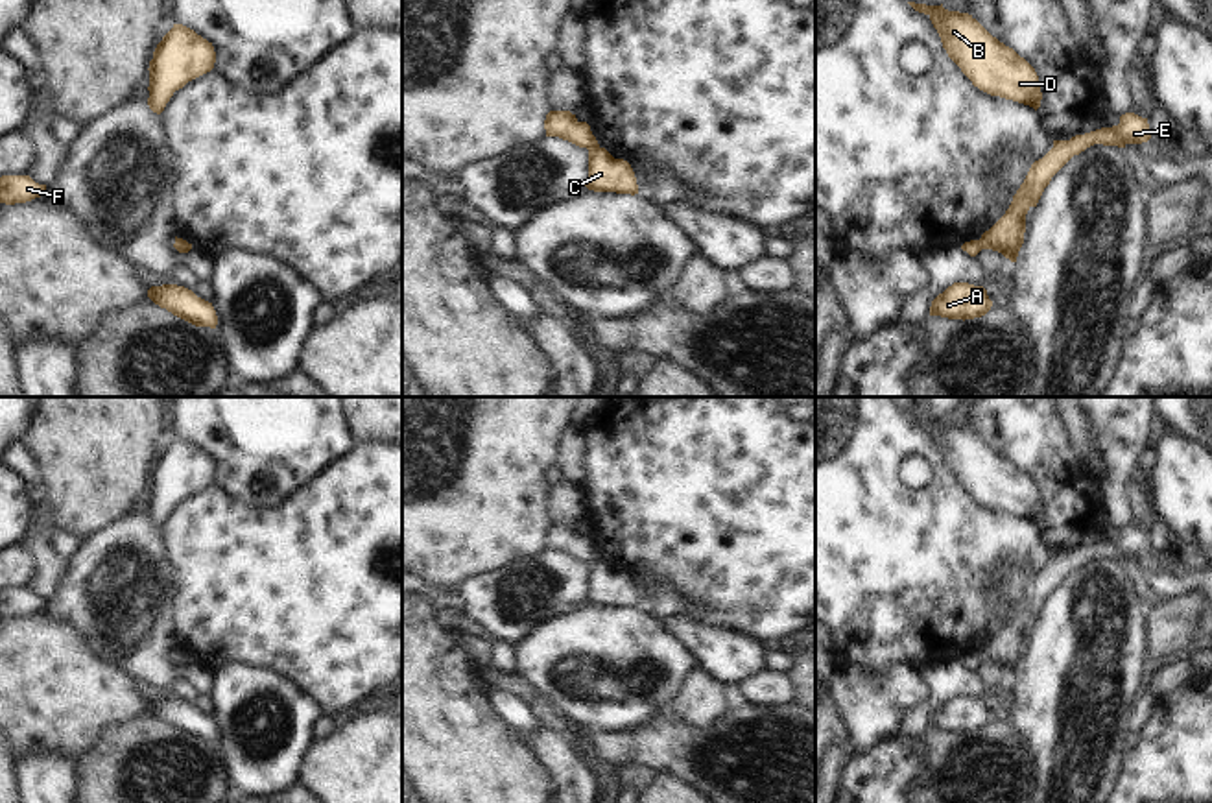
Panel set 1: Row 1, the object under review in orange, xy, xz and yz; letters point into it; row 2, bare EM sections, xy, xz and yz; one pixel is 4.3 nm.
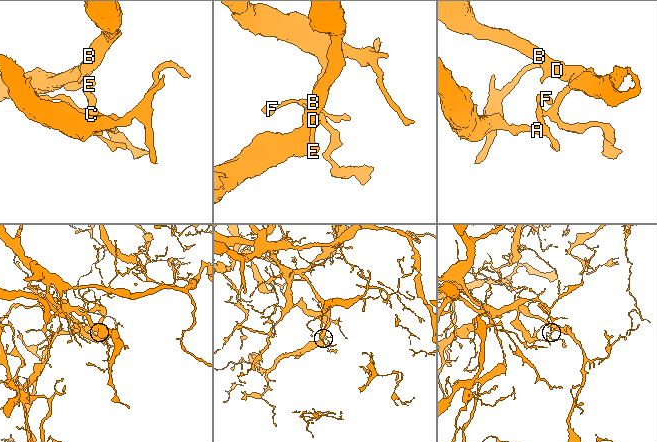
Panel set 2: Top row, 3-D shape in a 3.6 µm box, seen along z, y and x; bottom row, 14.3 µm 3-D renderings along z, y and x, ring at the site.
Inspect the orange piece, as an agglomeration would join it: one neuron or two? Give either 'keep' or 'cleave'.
cleave

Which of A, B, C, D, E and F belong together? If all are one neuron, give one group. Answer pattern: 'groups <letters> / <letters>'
groups A F / B C D E

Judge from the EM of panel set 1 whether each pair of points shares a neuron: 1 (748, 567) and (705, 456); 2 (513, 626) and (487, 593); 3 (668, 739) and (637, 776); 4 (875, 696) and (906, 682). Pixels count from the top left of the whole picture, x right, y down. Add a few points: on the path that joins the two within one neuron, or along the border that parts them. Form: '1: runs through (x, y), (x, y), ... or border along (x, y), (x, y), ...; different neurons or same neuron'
1: runs through (748, 539), (748, 521), (716, 490), (716, 484); same neuron
2: runs through (504, 623), (497, 602); same neuron
3: border along (617, 767), (646, 765), (657, 772); different neurons
4: runs through (882, 696), (891, 696), (899, 689); same neuron

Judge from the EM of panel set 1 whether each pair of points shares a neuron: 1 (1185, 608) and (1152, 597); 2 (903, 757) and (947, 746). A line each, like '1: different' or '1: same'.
1: different
2: different

